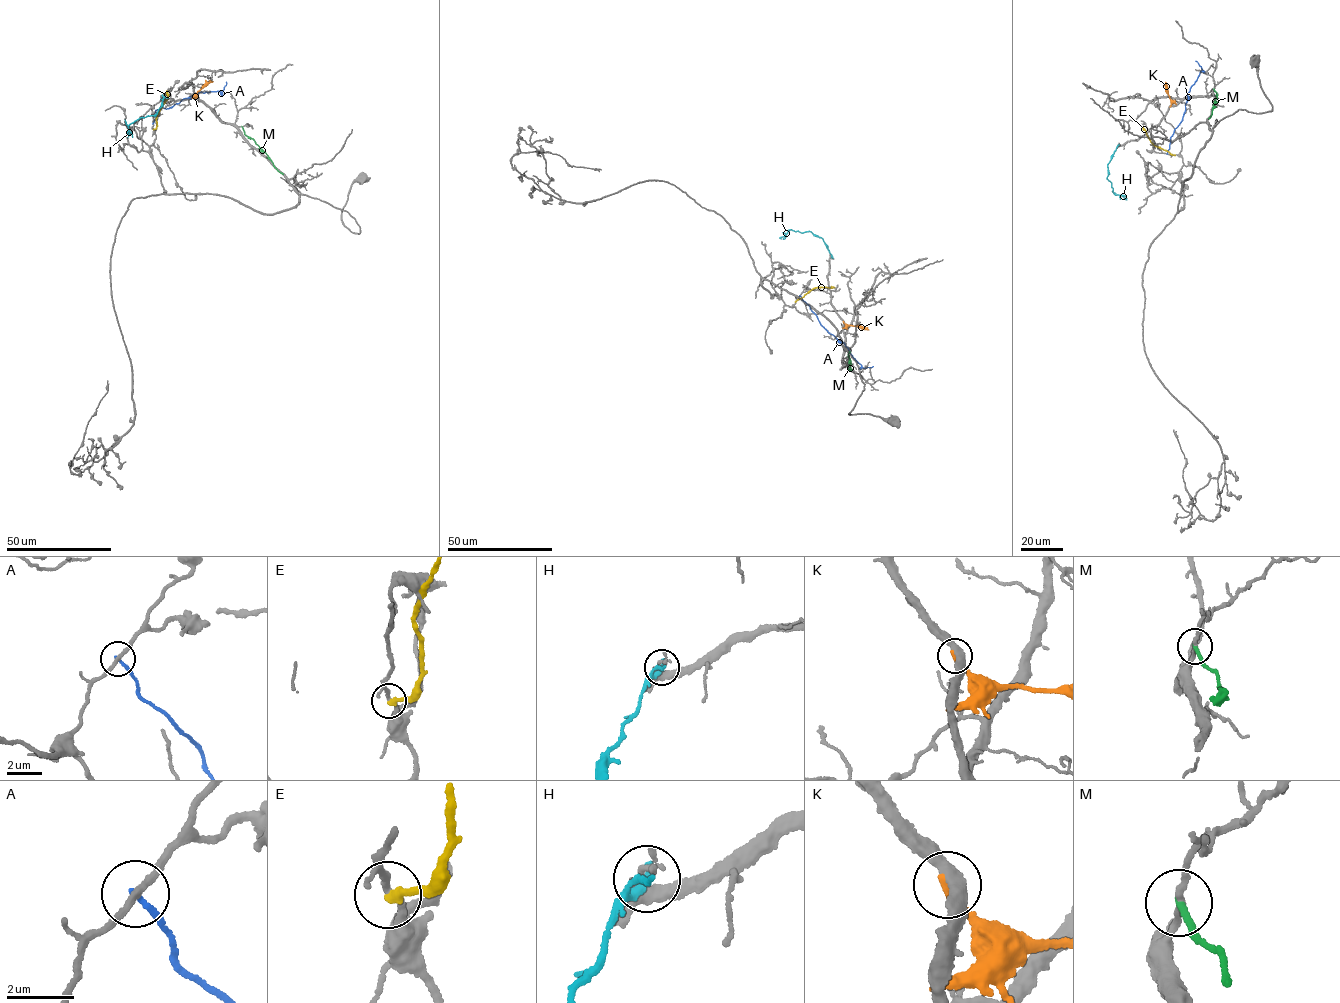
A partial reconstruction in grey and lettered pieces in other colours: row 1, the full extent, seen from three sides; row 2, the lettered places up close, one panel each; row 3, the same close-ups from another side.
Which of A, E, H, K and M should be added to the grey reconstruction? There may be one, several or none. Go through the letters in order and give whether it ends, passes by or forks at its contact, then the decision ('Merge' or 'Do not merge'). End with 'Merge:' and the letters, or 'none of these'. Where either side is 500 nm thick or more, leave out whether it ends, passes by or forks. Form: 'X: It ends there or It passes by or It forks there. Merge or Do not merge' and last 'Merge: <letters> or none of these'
A: It ends there. Do not merge
E: It ends there. Do not merge
H: It ends there. Do not merge
K: It ends there. Do not merge
M: It ends there. Do not merge
Merge: none of these

